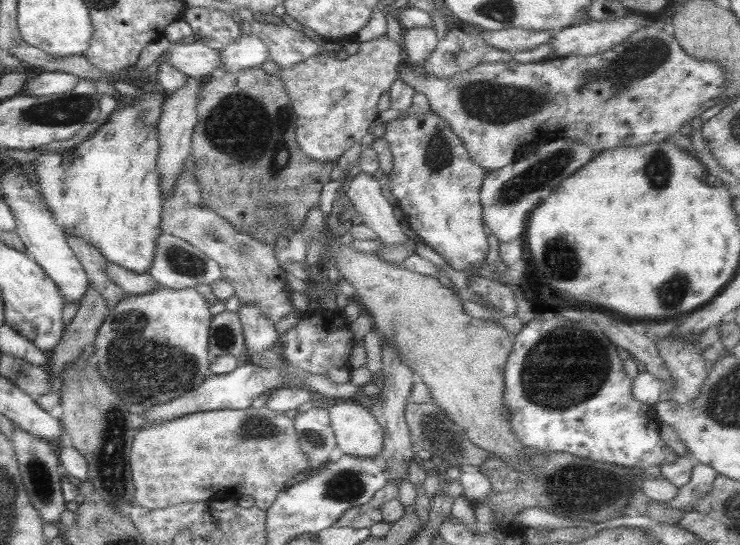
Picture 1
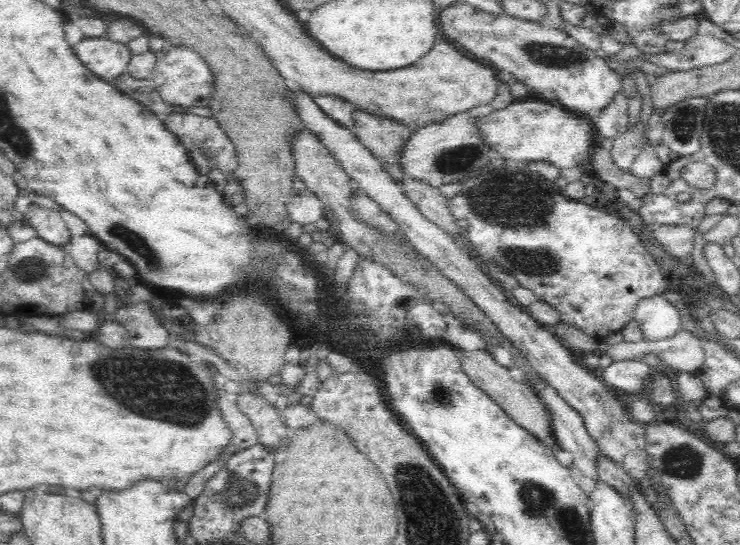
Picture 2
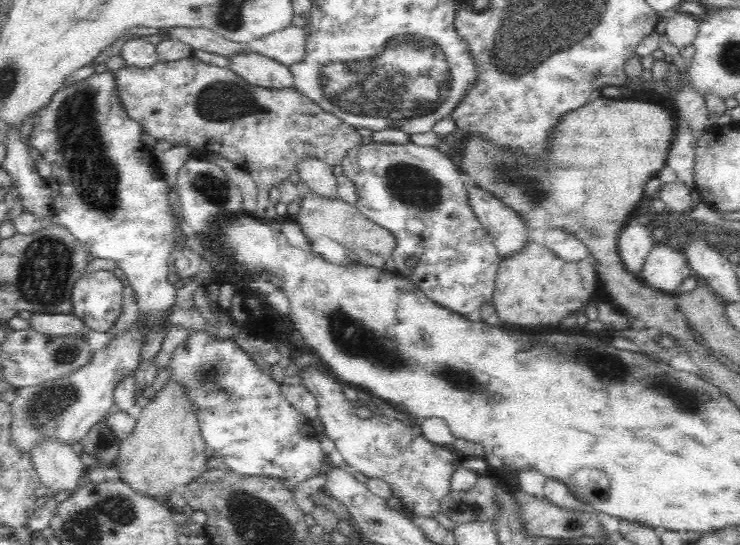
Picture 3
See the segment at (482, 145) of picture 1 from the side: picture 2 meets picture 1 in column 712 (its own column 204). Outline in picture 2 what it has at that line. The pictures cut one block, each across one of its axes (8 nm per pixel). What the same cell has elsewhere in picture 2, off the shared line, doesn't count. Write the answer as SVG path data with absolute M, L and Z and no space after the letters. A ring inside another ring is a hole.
M166 46L162 52L155 54L155 67L152 69L151 80L162 99L168 104L183 107L209 106L214 77L210 67L193 50L183 46Z

